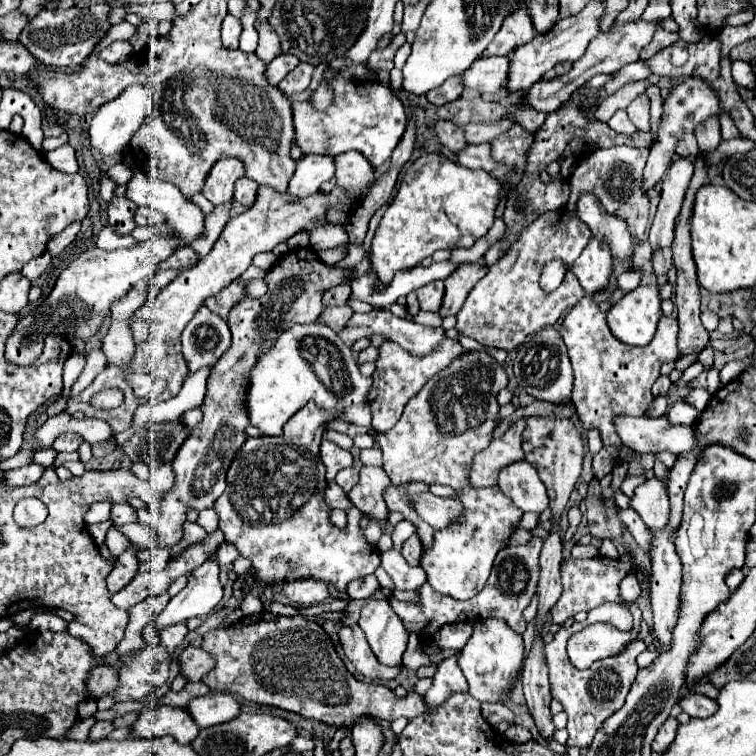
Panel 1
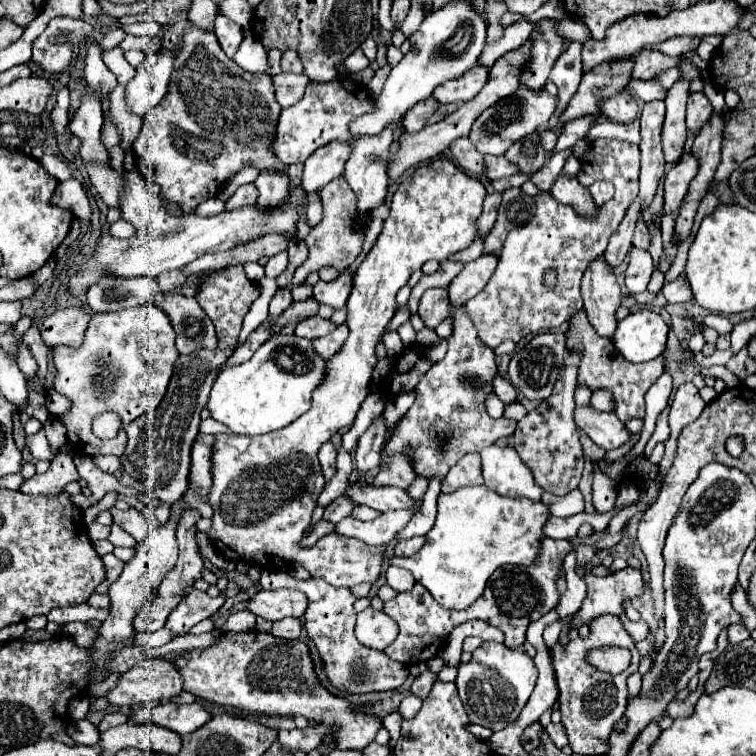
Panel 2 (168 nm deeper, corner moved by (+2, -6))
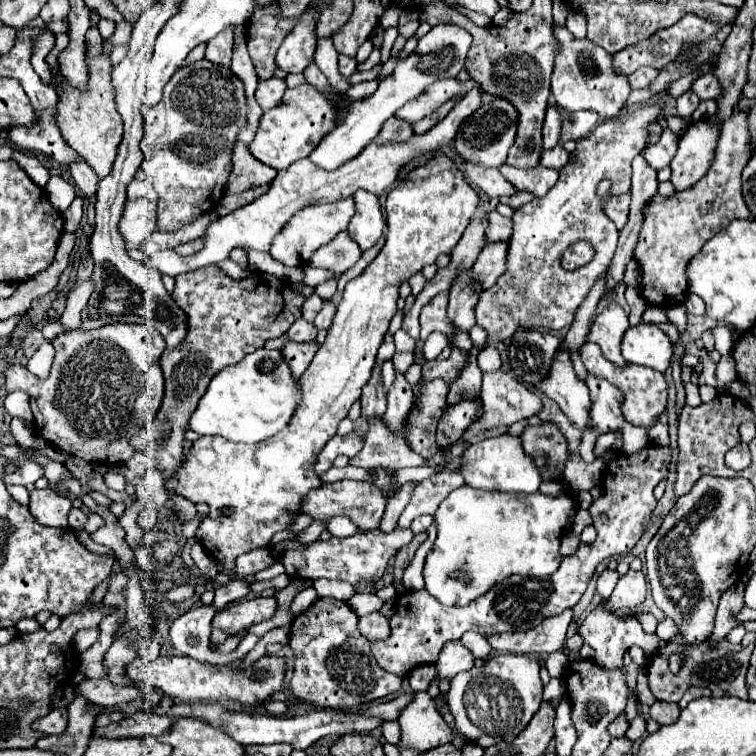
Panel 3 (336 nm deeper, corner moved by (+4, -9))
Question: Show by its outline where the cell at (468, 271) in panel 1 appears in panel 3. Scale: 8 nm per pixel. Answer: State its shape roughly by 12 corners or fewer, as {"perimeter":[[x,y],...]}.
{"perimeter":[[487,242],[473,264],[483,288],[507,270],[507,242]]}

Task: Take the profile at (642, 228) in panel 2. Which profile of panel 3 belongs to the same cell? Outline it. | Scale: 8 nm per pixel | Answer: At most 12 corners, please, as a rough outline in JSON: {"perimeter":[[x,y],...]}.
{"perimeter":[[629,194],[609,196],[603,204],[607,218],[619,230],[627,224]]}

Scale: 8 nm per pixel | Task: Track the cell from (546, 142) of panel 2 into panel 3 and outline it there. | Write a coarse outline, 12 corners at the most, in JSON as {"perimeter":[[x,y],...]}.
{"perimeter":[[559,144],[541,154],[541,164],[563,168],[569,160]]}

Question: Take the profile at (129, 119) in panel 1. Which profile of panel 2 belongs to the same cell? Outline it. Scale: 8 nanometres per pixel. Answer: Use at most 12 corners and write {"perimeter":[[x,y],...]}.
{"perimeter":[[171,53],[149,55],[125,87],[143,117],[167,93]]}

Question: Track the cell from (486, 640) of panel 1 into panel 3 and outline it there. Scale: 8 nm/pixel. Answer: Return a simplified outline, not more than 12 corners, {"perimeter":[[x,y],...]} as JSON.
{"perimeter":[[505,654],[455,674],[453,732],[513,742],[543,700],[539,660]]}

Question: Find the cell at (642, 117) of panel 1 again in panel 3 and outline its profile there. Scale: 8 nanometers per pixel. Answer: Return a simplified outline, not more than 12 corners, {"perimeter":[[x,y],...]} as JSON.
{"perimeter":[[565,24],[551,92],[565,112],[615,118],[631,88],[613,56]]}

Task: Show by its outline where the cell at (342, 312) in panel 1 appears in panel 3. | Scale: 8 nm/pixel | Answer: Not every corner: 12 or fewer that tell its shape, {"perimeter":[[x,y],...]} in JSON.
{"perimeter":[[299,320],[287,330],[293,342],[313,342],[317,328]]}

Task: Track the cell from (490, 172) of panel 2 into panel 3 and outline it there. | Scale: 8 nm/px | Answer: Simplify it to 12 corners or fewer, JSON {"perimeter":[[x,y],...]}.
{"perimeter":[[503,164],[499,172],[517,190],[545,196],[559,170]]}

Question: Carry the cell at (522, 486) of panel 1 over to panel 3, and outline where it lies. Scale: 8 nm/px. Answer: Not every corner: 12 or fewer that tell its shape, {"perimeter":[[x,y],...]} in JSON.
{"perimeter":[[517,436],[471,444],[441,470],[481,490],[533,494],[541,474]]}

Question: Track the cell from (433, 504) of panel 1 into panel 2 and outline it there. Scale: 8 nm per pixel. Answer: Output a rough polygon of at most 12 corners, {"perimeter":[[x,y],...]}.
{"perimeter":[[347,487],[355,503],[381,513],[407,509],[419,513],[421,503],[399,487]]}

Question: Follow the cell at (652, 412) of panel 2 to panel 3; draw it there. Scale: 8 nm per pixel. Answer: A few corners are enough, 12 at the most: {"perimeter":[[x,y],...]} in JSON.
{"perimeter":[[657,324],[625,332],[627,362],[665,372],[673,344]]}

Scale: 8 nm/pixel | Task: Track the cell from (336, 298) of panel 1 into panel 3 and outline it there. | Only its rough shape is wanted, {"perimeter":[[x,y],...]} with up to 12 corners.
{"perimeter":[[317,294],[305,300],[303,318],[313,320],[319,314],[323,300]]}

